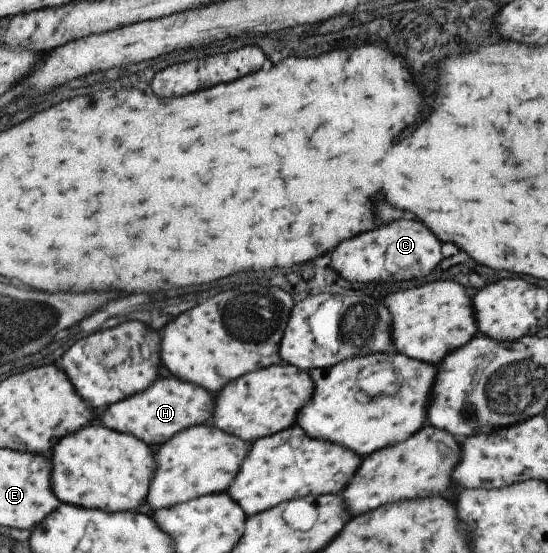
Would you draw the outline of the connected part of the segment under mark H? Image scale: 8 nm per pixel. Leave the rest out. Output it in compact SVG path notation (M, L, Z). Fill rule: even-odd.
M162 377L152 383L152 387L139 394L131 395L122 401L113 403L102 413L102 425L132 433L138 439L146 441L148 445L162 445L178 431L204 424L214 415L214 397L192 383L184 383L176 377Z

